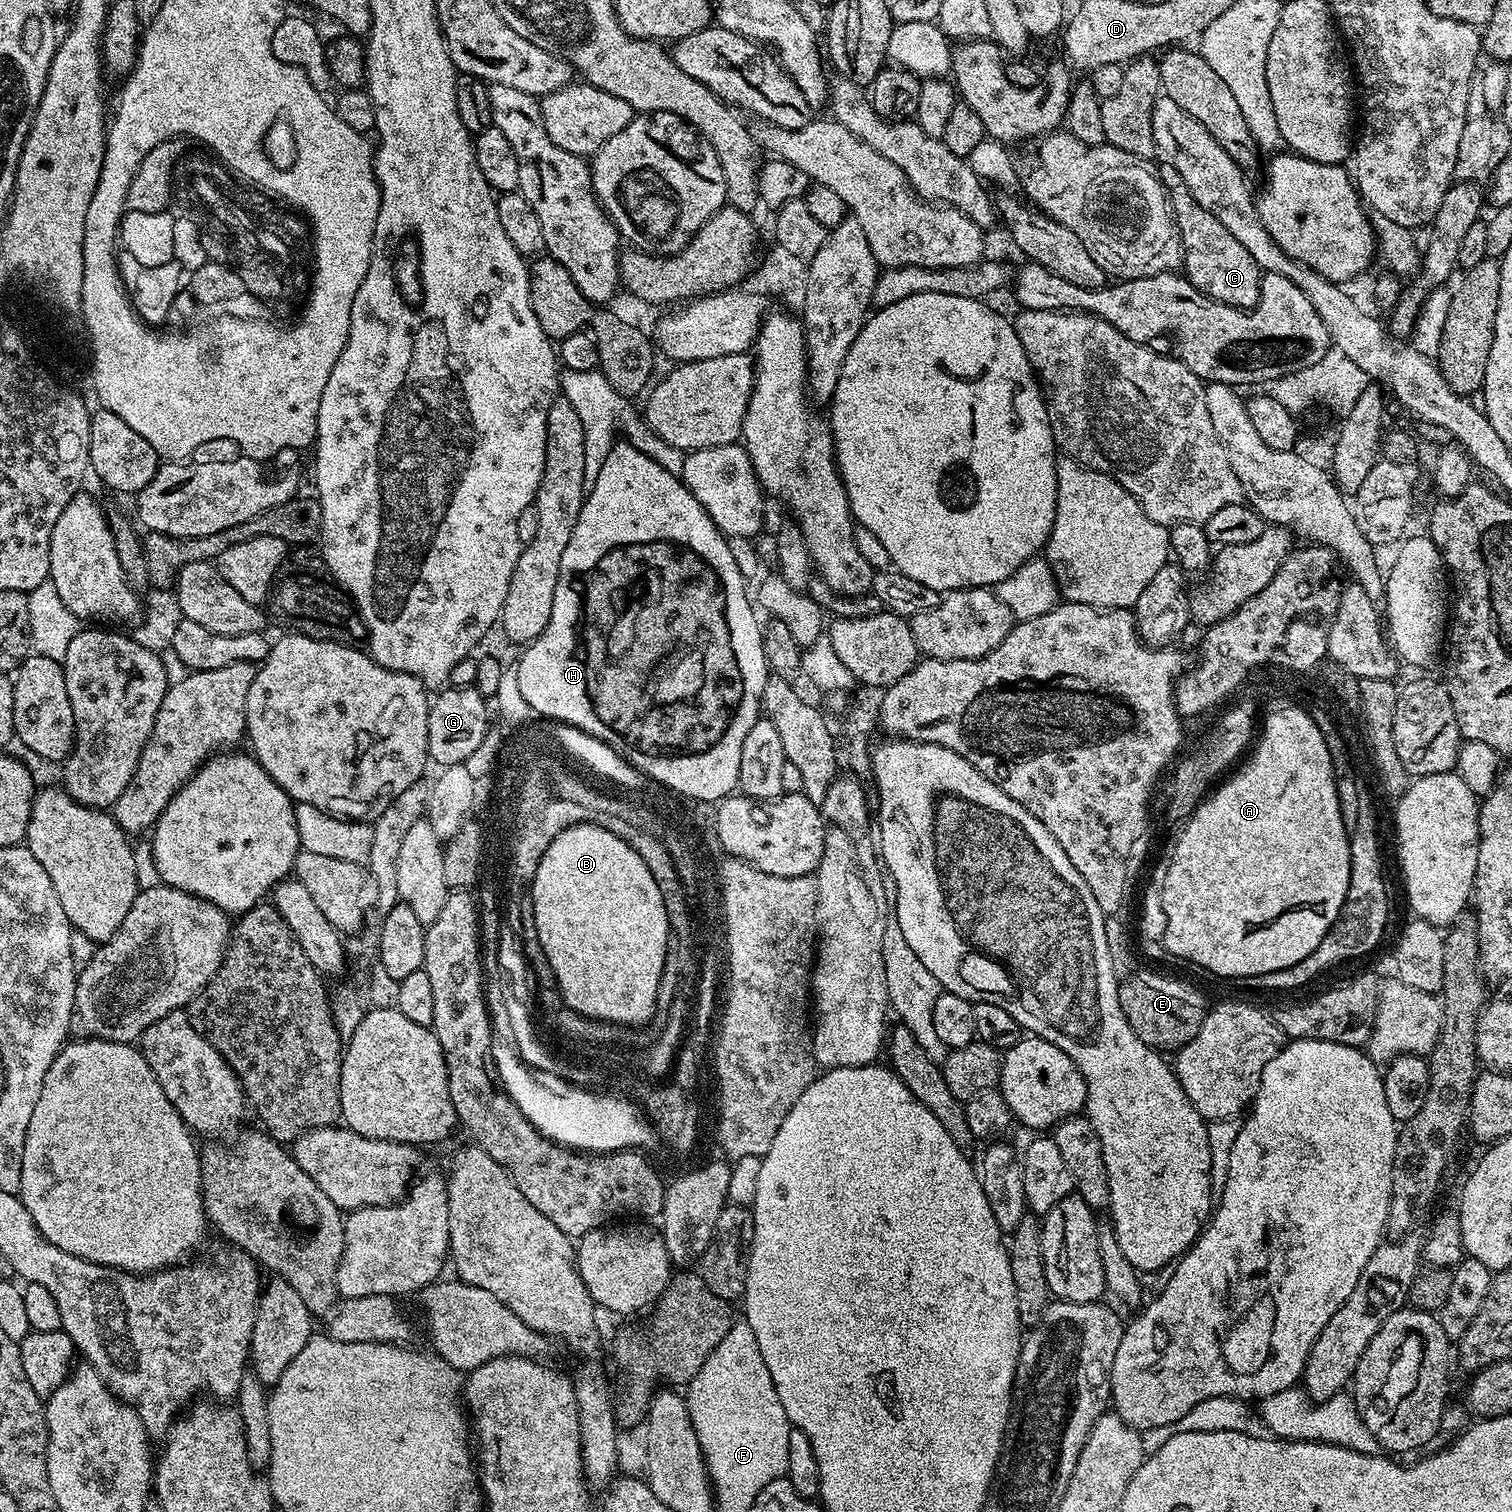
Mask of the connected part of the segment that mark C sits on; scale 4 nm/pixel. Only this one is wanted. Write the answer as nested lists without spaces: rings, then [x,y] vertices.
[[[1164,162],[1161,165],[1158,175],[1168,192],[1180,235],[1183,275],[1202,295],[1212,300],[1235,308],[1252,308],[1260,297],[1262,273],[1258,262],[1250,258],[1249,252],[1239,244],[1234,234],[1230,234],[1230,230],[1226,230],[1226,226],[1222,226],[1222,222],[1218,222],[1218,218],[1214,218],[1214,214],[1210,214],[1210,210],[1202,210],[1202,206],[1194,202],[1194,194],[1190,194],[1186,182],[1182,182],[1182,174],[1178,174],[1172,164]]]

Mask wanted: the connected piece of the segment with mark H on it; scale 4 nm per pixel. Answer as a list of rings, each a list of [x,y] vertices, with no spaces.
[[[617,439],[610,454],[606,454],[606,462],[602,462],[602,470],[598,470],[594,490],[585,495],[574,534],[570,534],[570,542],[562,554],[558,586],[554,586],[554,610],[550,610],[550,622],[539,638],[521,651],[524,653],[520,656],[520,665],[514,668],[518,690],[533,713],[550,721],[560,721],[580,728],[593,741],[612,747],[645,777],[653,776],[658,783],[673,788],[672,792],[677,797],[688,797],[699,802],[719,802],[737,791],[742,742],[746,742],[750,726],[761,719],[764,687],[770,675],[762,650],[762,624],[756,621],[757,609],[754,604],[752,609],[748,601],[749,589],[738,570],[738,562],[734,562],[734,554],[730,554],[728,541],[729,537],[720,532],[718,526],[714,526],[710,514],[706,514],[698,498],[694,498],[692,491],[684,485],[677,473],[658,466],[654,458],[642,454],[642,450],[627,440]]]

